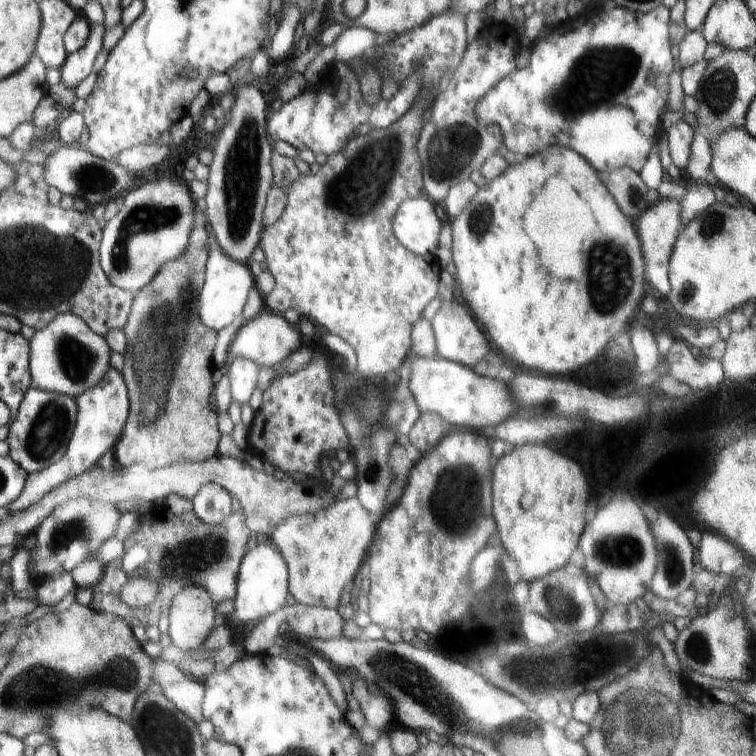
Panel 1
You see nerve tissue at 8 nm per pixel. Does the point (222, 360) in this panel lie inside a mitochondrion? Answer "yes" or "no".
no

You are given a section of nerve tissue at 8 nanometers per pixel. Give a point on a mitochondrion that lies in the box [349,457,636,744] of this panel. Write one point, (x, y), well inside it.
(431, 692)

